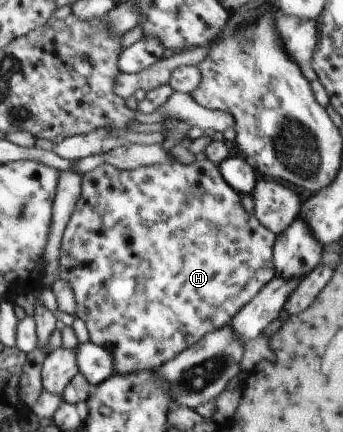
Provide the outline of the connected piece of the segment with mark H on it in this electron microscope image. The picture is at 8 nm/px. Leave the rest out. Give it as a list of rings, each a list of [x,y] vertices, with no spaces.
[[[197,157],[196,161],[192,162],[190,165],[184,165],[183,163],[170,161],[165,164],[157,166],[142,166],[141,168],[135,170],[121,170],[113,165],[103,163],[98,167],[95,167],[92,171],[86,172],[82,175],[82,185],[81,185],[81,194],[79,200],[76,202],[74,211],[70,216],[68,225],[63,233],[63,238],[60,246],[60,257],[59,257],[59,271],[57,277],[66,280],[73,289],[75,300],[76,300],[76,311],[74,315],[82,319],[86,324],[86,327],[89,331],[90,342],[107,349],[114,358],[115,371],[119,374],[134,373],[140,370],[154,370],[156,371],[163,363],[174,359],[175,355],[178,355],[181,351],[184,351],[187,347],[193,346],[195,343],[198,343],[198,340],[209,331],[217,330],[219,327],[224,327],[231,323],[231,319],[244,307],[263,287],[266,285],[274,276],[282,276],[284,279],[295,278],[296,276],[308,275],[318,264],[321,263],[321,255],[323,245],[316,239],[316,236],[313,234],[311,227],[307,224],[307,221],[304,218],[301,218],[300,215],[281,233],[276,235],[274,232],[271,232],[267,227],[264,227],[254,214],[249,214],[244,210],[242,206],[241,196],[237,191],[234,191],[230,187],[226,180],[222,177],[220,173],[219,166],[214,165],[207,157]]]

